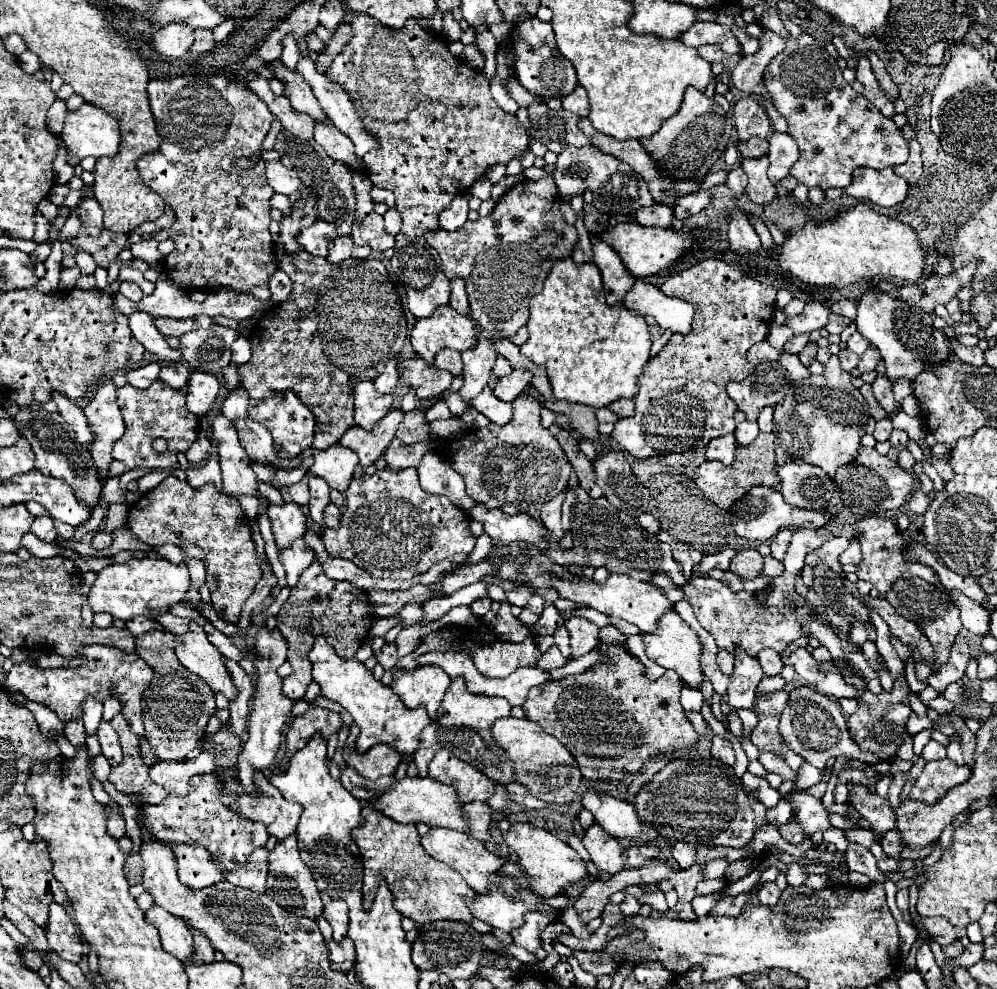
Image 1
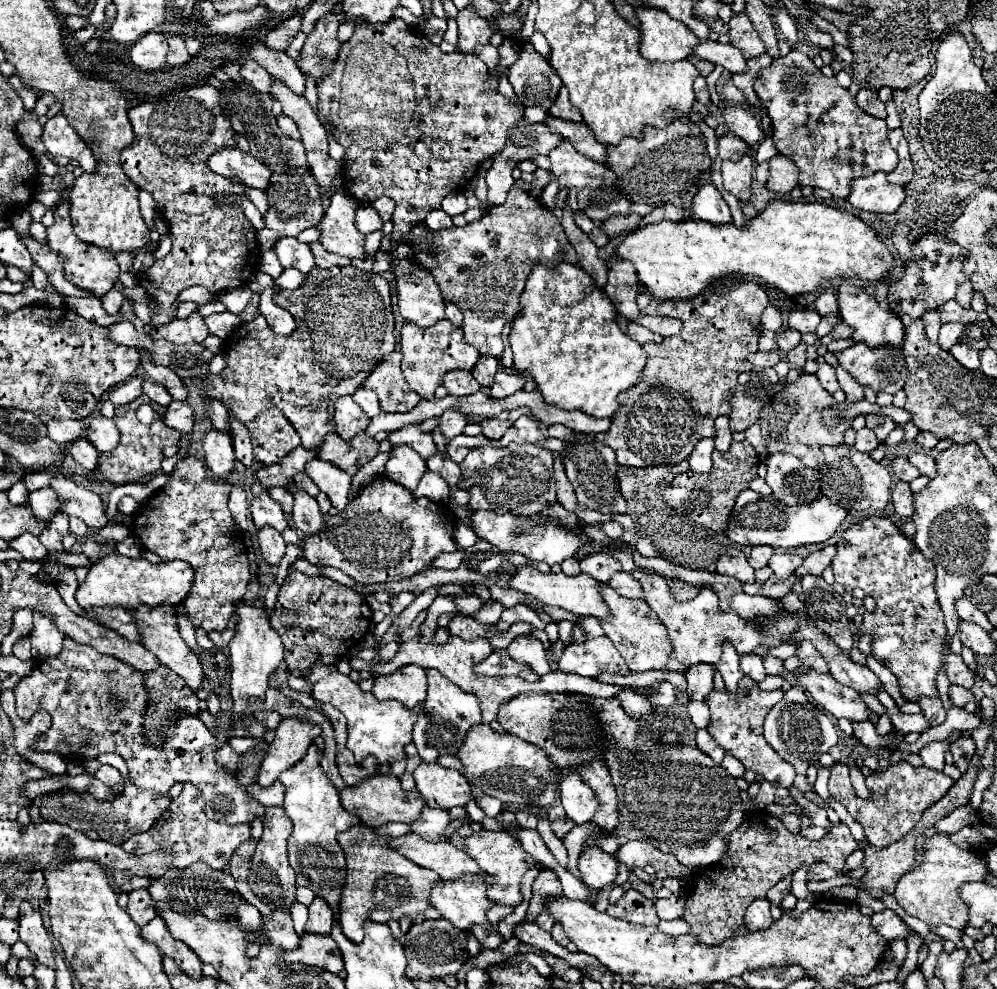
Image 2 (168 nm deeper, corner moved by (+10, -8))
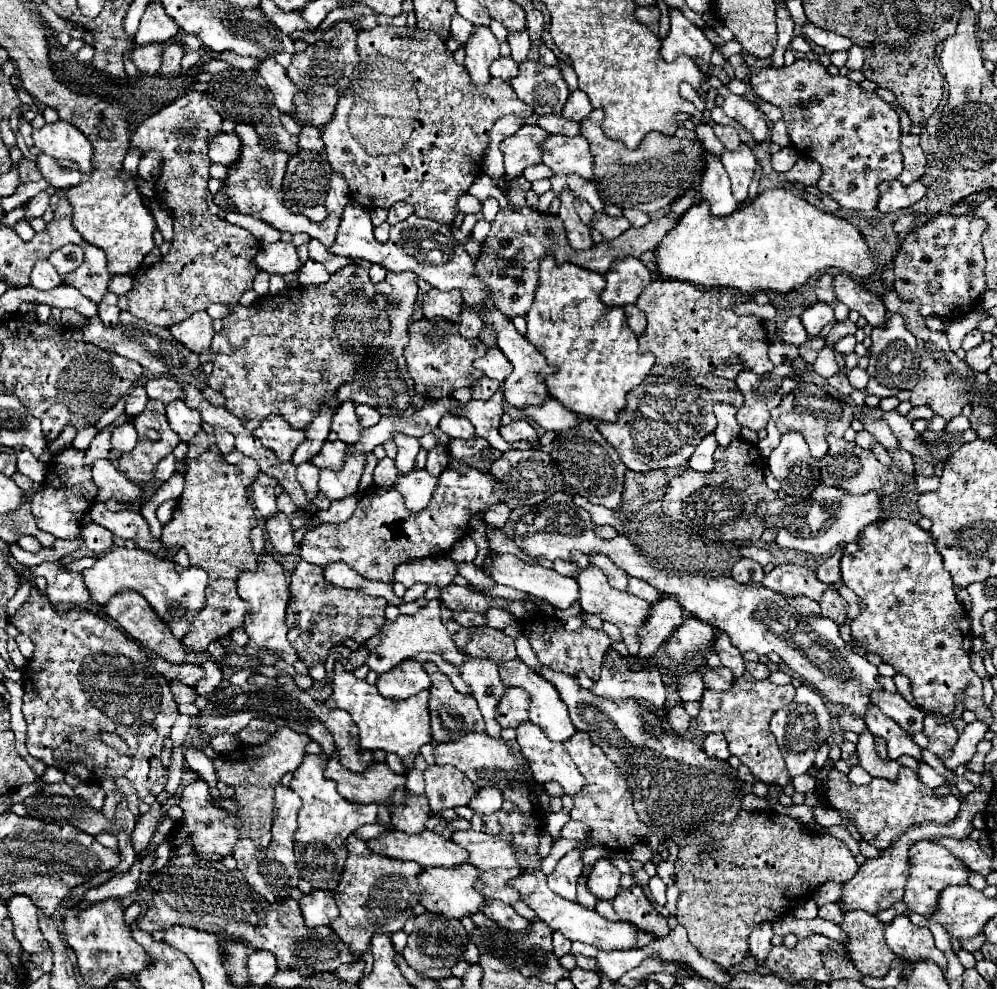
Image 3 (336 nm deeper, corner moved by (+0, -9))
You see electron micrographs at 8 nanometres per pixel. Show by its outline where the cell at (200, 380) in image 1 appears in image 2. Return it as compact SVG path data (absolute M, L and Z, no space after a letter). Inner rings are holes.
M172 401L164 413L164 423L172 429L176 429L182 435L190 435L192 433L192 425L194 425L194 415L192 415L192 407L190 403L176 403Z

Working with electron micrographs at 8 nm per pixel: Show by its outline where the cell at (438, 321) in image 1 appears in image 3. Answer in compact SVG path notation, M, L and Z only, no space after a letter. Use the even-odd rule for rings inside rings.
M432 318L432 320L418 320L408 328L410 344L404 352L408 374L416 384L416 392L428 400L438 400L452 396L452 392L460 386L470 386L474 380L482 378L484 374L478 372L472 364L474 360L486 354L486 346L482 340L466 340L460 336L458 326L454 322Z

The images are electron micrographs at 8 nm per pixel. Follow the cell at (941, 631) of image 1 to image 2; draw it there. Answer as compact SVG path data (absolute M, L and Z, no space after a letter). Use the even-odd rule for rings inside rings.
M868 517L862 523L856 523L854 527L846 529L836 543L836 555L832 559L832 571L836 583L844 585L846 589L860 587L866 591L866 595L874 597L876 611L866 611L863 622L858 631L860 635L872 637L872 655L876 661L880 661L886 669L890 669L898 681L900 691L908 701L918 701L920 697L936 697L936 675L940 669L946 671L948 681L952 685L962 685L966 689L972 689L976 679L970 673L968 665L962 661L960 655L952 653L946 643L946 625L944 625L944 613L940 609L938 597L936 597L936 569L930 559L926 559L920 549L900 531L896 523L892 523L886 517Z

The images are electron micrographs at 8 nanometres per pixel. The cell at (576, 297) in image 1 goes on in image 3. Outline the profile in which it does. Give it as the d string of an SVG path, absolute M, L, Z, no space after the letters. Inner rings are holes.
M548 254L540 260L540 282L536 290L536 298L532 302L530 312L526 314L528 320L528 334L526 340L548 360L550 366L558 368L554 376L546 378L548 394L558 398L566 408L570 408L576 414L608 420L614 422L618 412L626 404L626 394L638 386L654 366L654 356L648 352L638 350L638 338L628 328L626 316L622 308L610 308L602 304L600 294L606 286L606 280L602 274L574 266L574 264L562 264L556 266L554 256Z

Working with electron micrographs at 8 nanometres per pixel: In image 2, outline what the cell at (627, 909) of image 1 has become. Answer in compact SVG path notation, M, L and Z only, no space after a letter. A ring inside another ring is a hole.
M628 889L616 903L608 905L606 913L610 917L638 925L658 925L660 921L654 903L644 895L640 895L636 889Z

